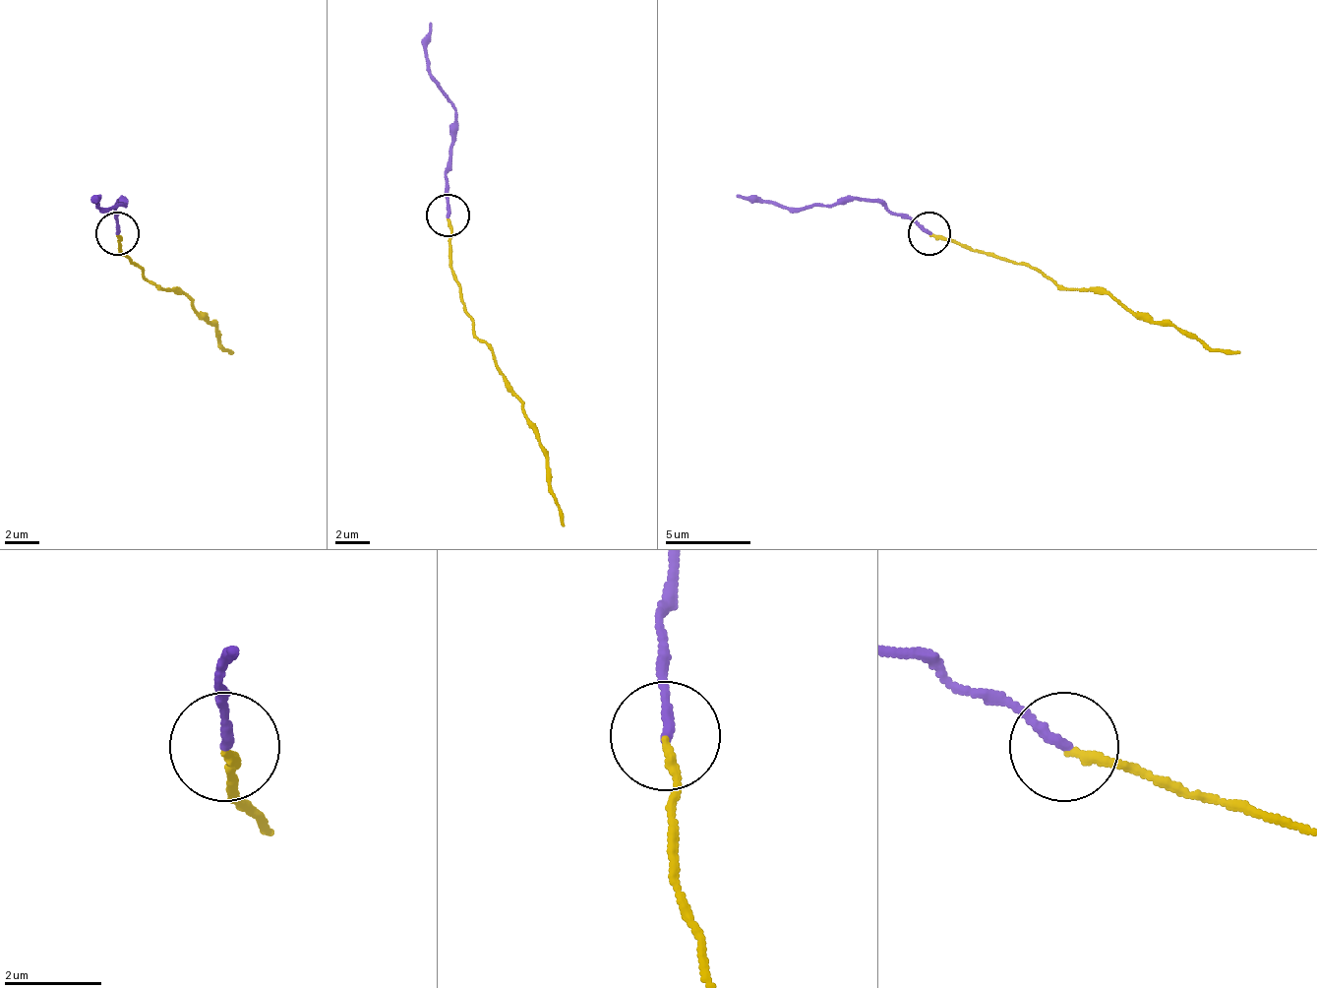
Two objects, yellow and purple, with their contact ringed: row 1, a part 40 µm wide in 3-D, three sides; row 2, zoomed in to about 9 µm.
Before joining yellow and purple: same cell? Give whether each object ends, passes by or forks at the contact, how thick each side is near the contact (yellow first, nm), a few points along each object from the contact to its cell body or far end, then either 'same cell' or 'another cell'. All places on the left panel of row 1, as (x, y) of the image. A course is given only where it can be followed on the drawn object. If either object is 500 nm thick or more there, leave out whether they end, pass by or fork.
yellow ends; purple ends; calibres 170 and 200 nm; course yellow (118, 234), (122, 252), (160, 290), (178, 290), (204, 316), (233, 354); course purple (118, 234), (122, 200), (127, 205), (100, 209), (100, 196); same cell

